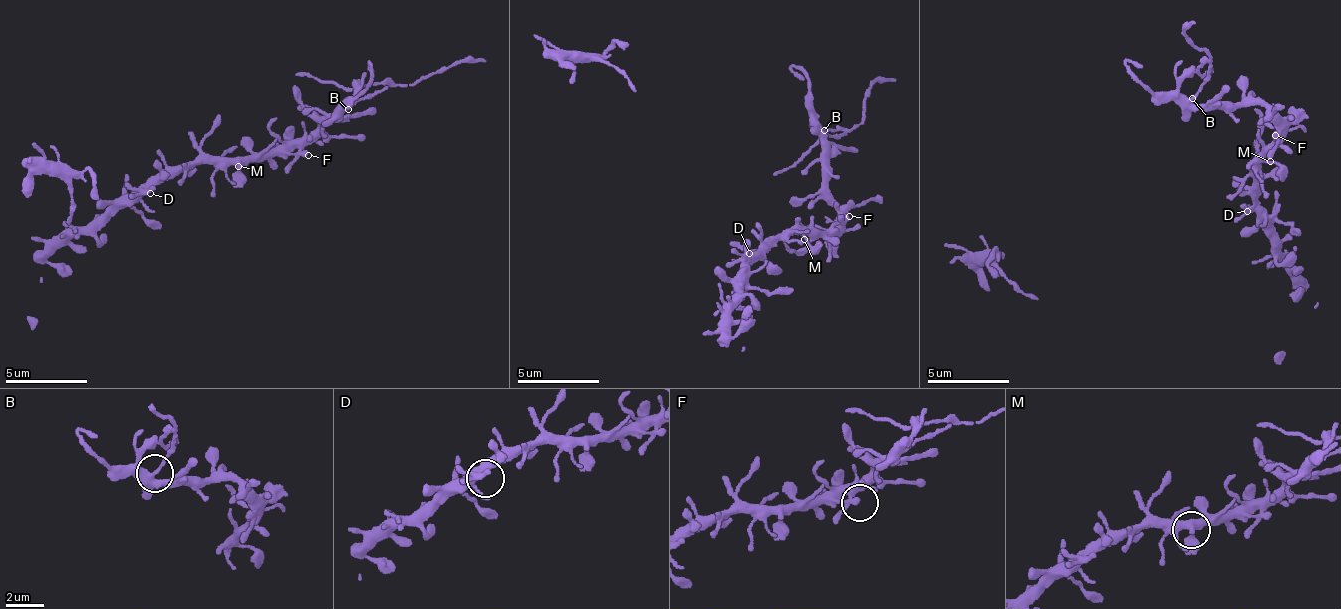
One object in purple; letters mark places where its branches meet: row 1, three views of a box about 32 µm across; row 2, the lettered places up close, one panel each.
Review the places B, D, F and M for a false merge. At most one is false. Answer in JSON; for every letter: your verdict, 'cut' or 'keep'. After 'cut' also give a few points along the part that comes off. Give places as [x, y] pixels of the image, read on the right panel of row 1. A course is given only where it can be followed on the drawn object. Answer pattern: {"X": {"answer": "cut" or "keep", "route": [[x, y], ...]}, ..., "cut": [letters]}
{"B": {"answer": "cut", "route": [[1193, 100], [1210, 78], [1211, 61], [1206, 49], [1190, 45], [1185, 28], [1195, 24]]}, "D": {"answer": "keep"}, "F": {"answer": "keep"}, "M": {"answer": "keep"}, "cut": ["B"]}

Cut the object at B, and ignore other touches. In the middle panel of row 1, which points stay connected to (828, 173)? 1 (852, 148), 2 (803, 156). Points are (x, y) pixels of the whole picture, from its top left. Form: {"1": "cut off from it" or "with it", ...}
{"1": "with it", "2": "cut off from it"}

